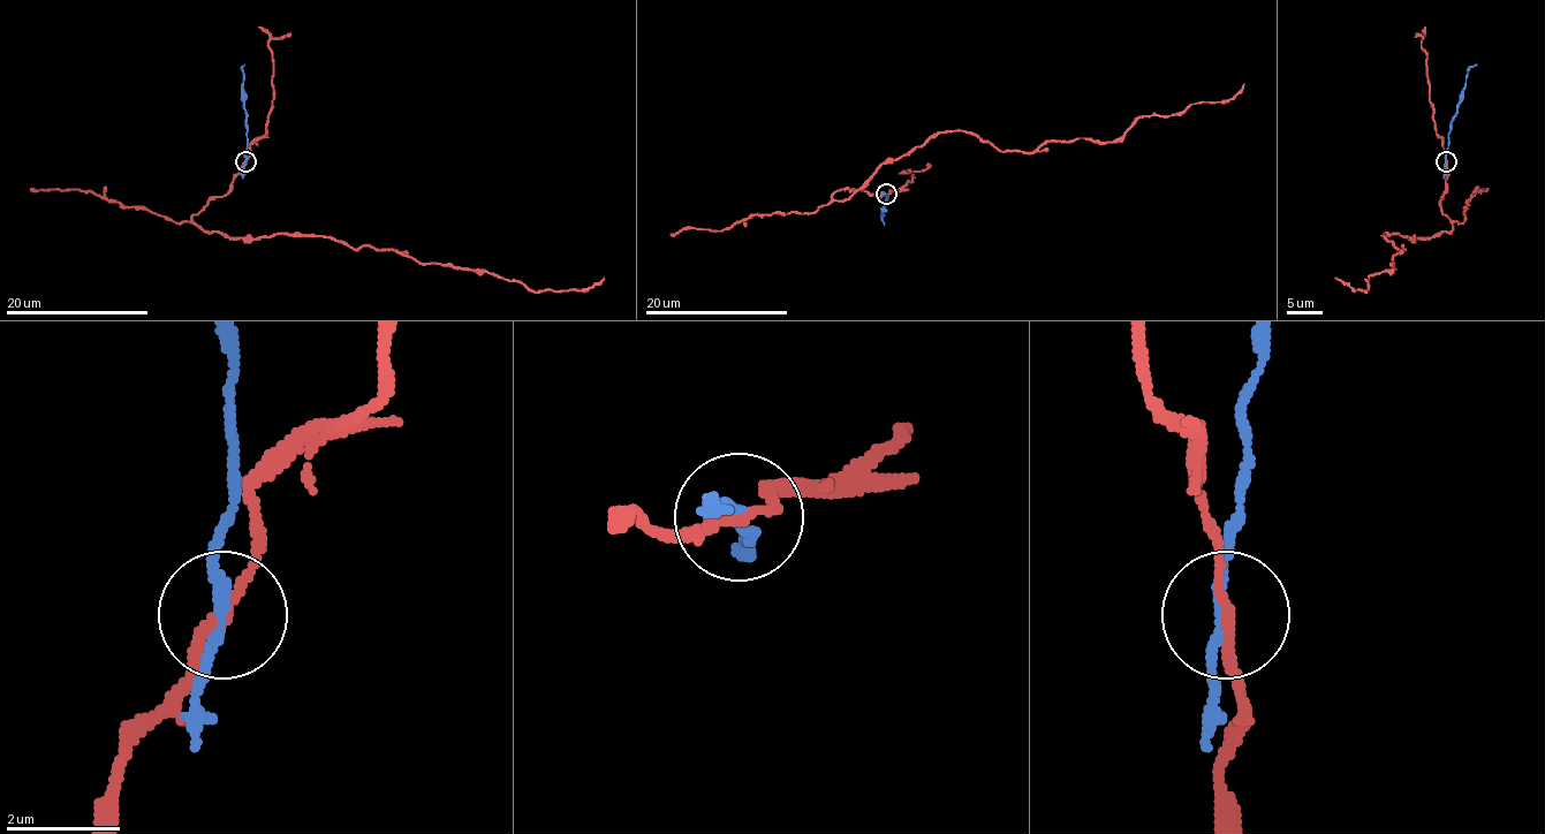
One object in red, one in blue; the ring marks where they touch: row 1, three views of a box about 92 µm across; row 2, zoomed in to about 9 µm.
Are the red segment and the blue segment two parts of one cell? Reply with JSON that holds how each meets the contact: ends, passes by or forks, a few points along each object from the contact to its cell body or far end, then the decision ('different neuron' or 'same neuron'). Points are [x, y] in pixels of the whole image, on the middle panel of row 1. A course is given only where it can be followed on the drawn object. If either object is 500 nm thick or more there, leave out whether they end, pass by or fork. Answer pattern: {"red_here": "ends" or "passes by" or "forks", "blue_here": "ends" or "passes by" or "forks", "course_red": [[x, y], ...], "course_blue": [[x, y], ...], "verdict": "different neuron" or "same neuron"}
{"red_here": "passes by", "blue_here": "passes by", "course_red": [[886, 195], [832, 198], [941, 131], [1002, 152], [1113, 143], [1138, 118], [1228, 101], [1244, 83]], "course_blue": [[886, 192], [885, 225]], "verdict": "different neuron"}

